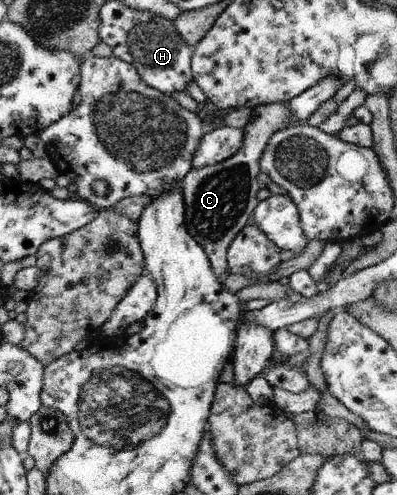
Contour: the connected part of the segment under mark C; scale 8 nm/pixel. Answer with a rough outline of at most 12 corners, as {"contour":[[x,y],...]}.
{"contour":[[284,102],[252,108],[230,158],[180,182],[184,224],[214,276],[250,223],[258,160],[288,123]]}

